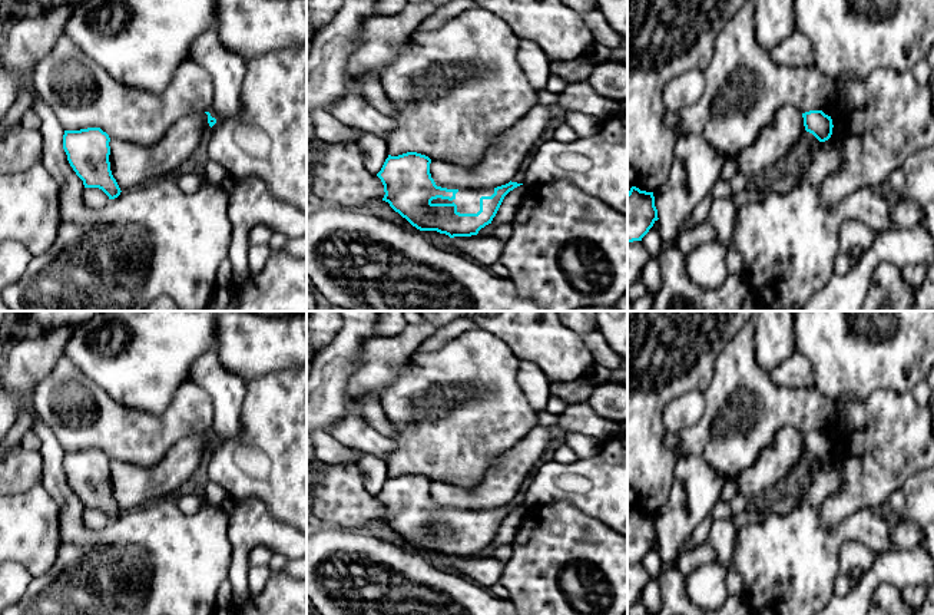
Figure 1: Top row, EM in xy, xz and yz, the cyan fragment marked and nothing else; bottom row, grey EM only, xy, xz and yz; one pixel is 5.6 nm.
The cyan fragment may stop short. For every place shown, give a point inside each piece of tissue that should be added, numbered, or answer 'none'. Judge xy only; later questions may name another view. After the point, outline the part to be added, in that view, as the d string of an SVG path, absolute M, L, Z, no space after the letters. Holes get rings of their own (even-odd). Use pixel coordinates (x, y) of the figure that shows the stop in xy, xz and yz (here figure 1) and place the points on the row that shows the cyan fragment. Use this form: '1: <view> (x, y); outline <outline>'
none

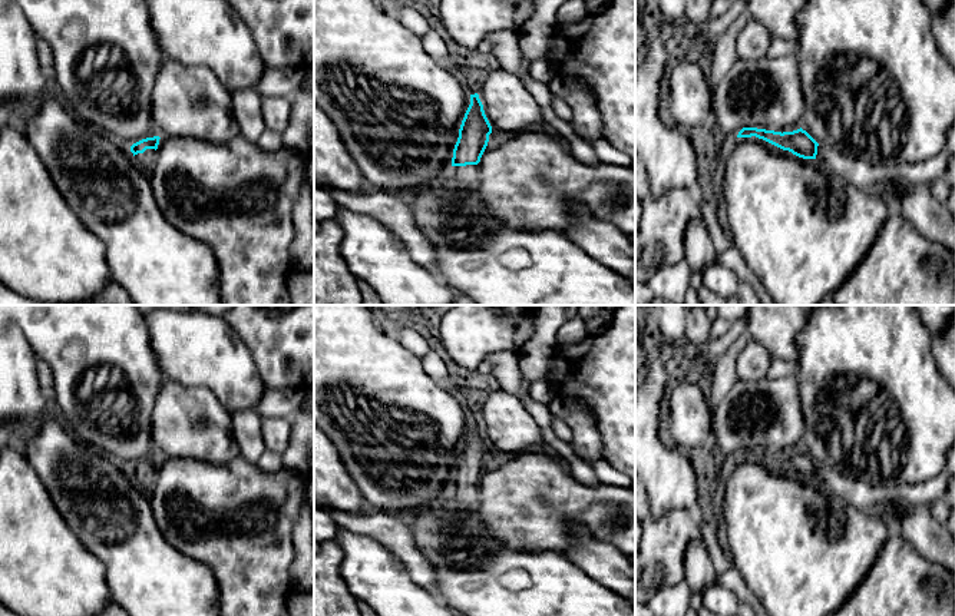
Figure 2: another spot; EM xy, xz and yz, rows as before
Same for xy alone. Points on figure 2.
1: xy (145, 159); outline M146 149L143 153L135 155L135 158L142 168L149 170L151 165L153 162L155 152L156 152L155 149Z

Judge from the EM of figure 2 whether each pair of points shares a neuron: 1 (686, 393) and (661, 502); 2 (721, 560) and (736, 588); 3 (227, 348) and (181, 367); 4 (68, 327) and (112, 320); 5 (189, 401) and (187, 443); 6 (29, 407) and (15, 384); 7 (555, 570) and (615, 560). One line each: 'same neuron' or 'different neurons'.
1: different neurons
2: different neurons
3: same neuron
4: same neuron
5: same neuron
6: same neuron
7: different neurons

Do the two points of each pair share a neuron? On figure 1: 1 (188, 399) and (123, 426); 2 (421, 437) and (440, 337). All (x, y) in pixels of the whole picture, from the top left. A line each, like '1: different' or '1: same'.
1: same
2: different

